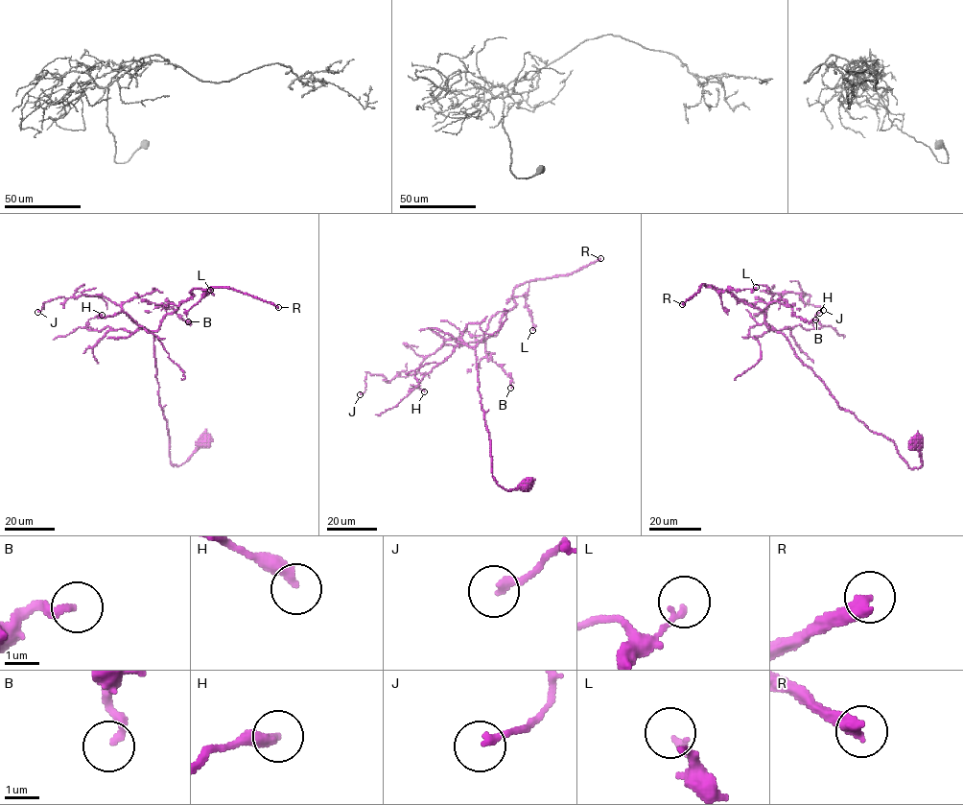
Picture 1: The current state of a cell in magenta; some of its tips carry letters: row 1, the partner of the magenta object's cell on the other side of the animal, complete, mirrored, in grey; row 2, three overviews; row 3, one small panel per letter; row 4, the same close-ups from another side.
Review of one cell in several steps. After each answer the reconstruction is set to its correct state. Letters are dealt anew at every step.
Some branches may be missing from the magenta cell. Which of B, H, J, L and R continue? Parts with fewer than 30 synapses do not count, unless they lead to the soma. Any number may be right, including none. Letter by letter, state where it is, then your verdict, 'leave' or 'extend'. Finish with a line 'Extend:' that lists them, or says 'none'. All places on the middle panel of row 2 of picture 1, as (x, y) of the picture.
B: at (510, 388); leave
H: at (424, 391); leave
J: at (360, 394); leave
L: at (532, 330); leave
R: at (600, 258); extend
Extend: R

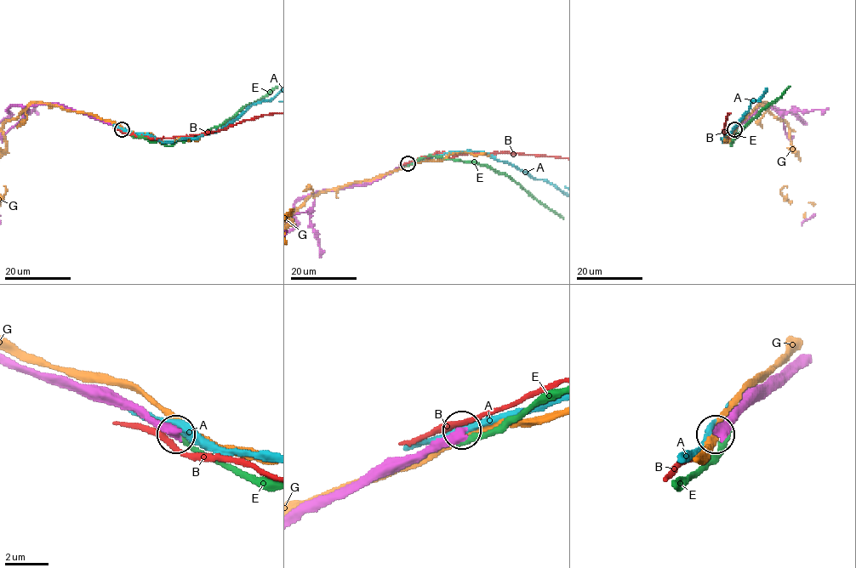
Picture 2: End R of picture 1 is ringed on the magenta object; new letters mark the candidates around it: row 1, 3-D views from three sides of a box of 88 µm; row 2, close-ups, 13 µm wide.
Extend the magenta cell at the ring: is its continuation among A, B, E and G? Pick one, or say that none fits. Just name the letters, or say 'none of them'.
none of them

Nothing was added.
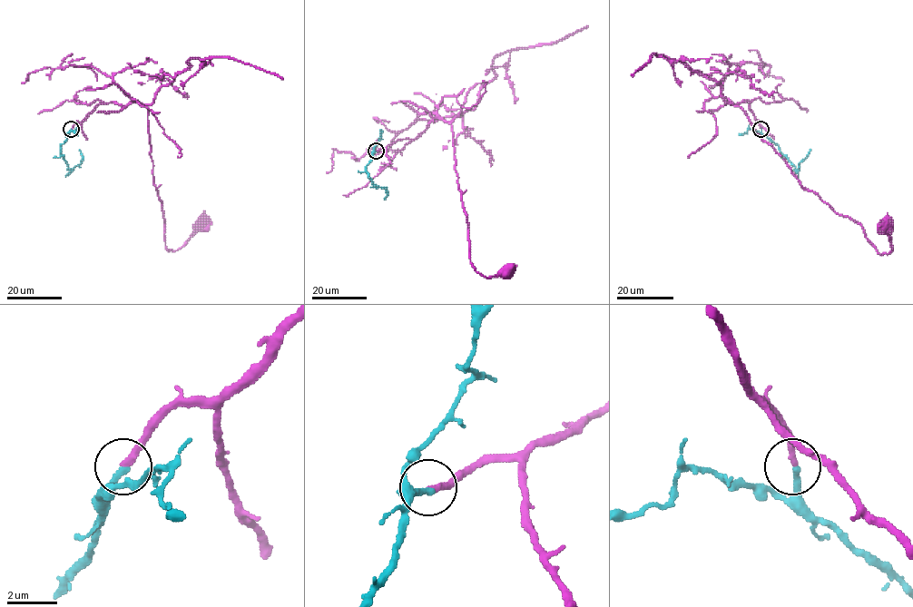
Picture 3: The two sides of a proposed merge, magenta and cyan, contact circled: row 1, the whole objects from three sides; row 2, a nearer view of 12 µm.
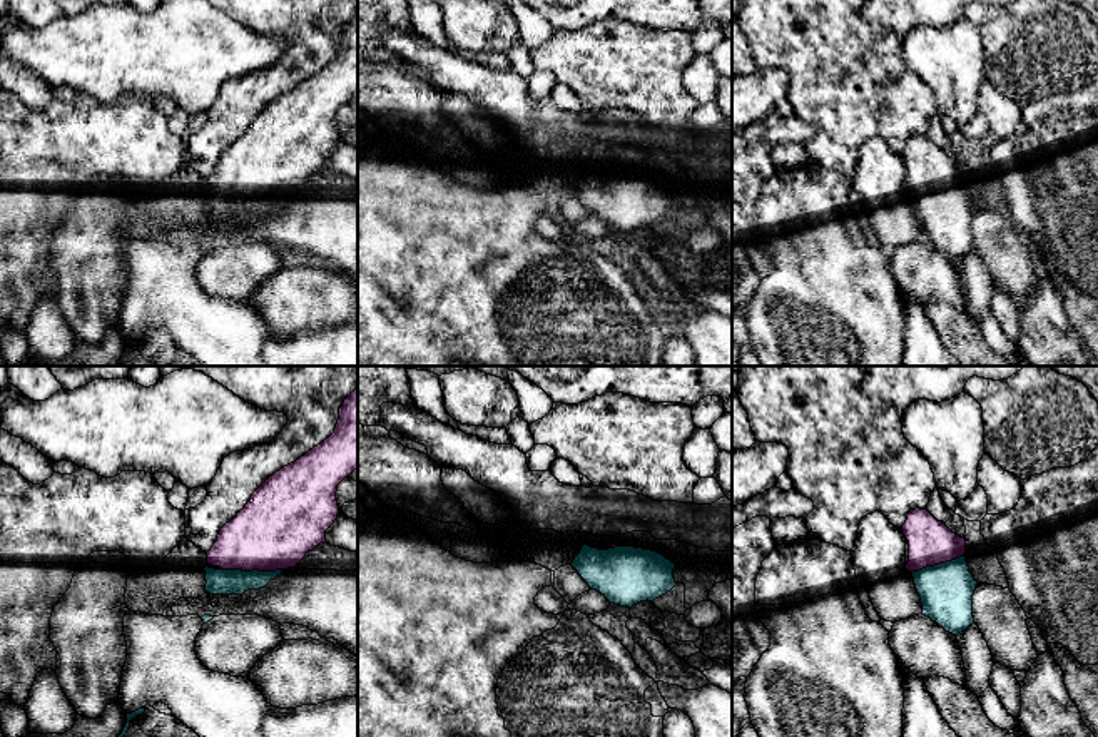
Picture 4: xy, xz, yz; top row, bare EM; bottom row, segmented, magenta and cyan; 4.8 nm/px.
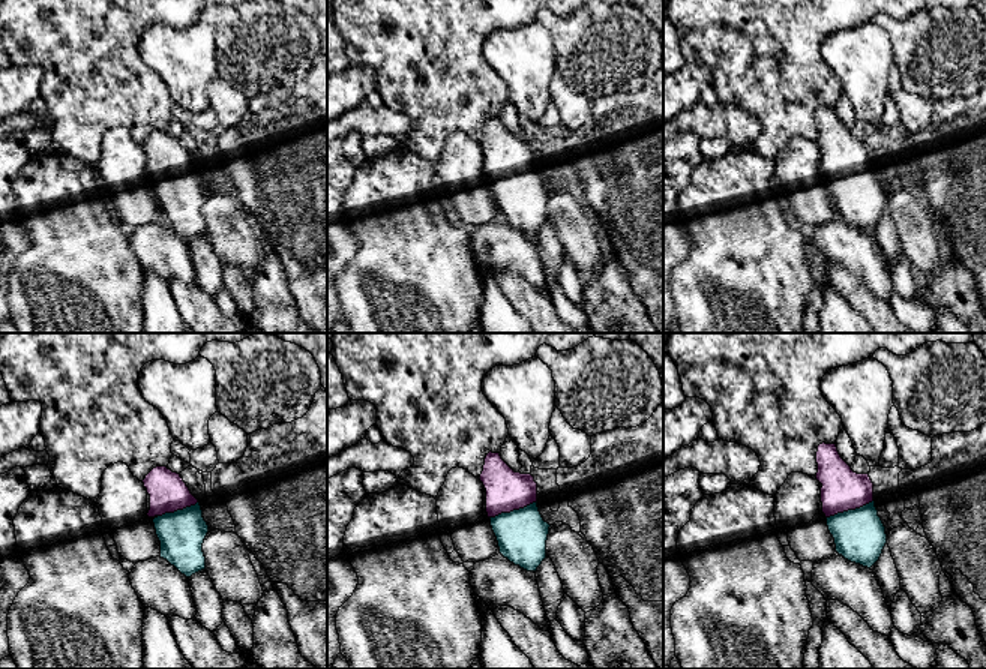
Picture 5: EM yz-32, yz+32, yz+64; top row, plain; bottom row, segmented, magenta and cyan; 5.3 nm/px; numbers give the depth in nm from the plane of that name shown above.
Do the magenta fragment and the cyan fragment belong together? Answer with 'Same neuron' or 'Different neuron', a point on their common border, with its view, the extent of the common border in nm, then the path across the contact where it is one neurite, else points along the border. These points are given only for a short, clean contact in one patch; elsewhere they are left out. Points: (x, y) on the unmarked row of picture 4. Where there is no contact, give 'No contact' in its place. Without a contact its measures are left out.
Same neuron. Touches magenta at xy (253, 194). Shared border 280 nm. Path across: xy (276, 154), (253, 177), (253, 194), (219, 208)

